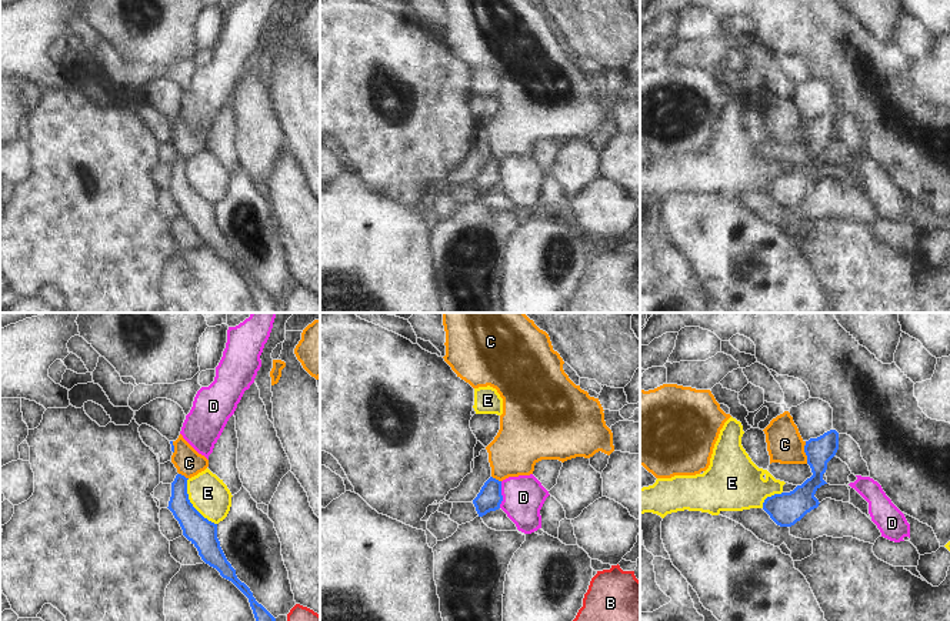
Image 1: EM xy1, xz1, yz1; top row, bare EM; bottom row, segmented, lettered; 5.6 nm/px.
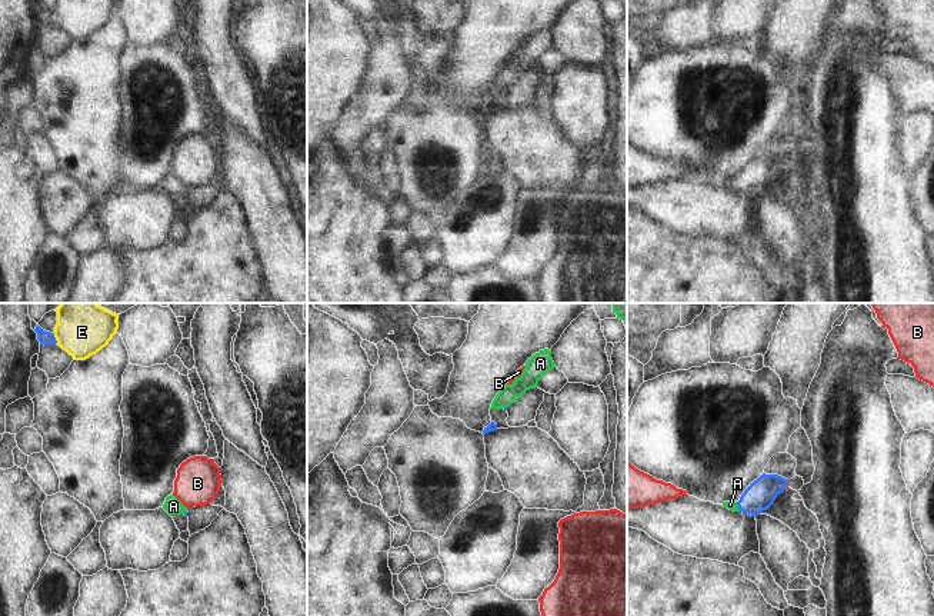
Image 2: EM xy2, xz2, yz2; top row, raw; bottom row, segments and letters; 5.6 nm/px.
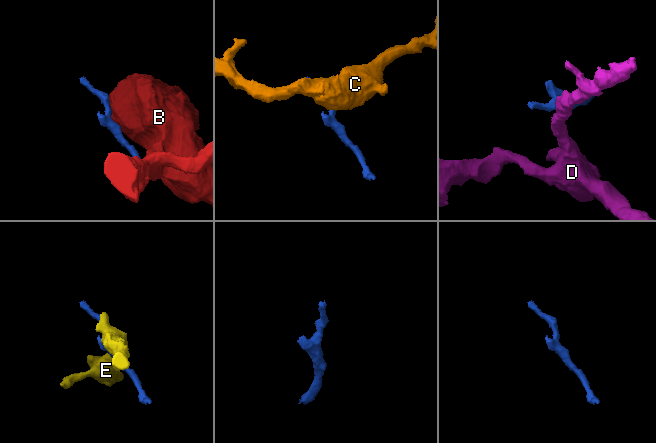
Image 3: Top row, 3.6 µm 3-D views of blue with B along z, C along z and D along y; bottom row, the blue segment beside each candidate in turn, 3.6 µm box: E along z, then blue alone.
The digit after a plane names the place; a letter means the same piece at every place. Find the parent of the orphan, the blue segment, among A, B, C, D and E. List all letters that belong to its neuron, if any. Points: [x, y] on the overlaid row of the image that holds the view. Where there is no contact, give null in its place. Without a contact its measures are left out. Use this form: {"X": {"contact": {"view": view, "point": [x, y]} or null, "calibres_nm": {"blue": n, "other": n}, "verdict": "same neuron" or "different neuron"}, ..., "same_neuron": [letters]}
{"A": {"contact": {"view": "yz2", "point": [737, 505]}, "calibres_nm": {"blue": 170, "other": 50}, "verdict": "same neuron"}, "B": {"contact": {"view": "yz2", "point": [786, 485]}, "calibres_nm": {"blue": 170, "other": 20}, "verdict": "different neuron"}, "C": {"contact": {"view": "yz1", "point": [804, 451]}, "calibres_nm": {"blue": 150, "other": 200}, "verdict": "different neuron"}, "D": {"contact": {"view": "xz1", "point": [500, 494]}, "calibres_nm": {"blue": 140, "other": 240}, "verdict": "different neuron"}, "E": {"contact": {"view": "xy1", "point": [192, 504]}, "calibres_nm": {"blue": 160, "other": 220}, "verdict": "different neuron"}, "same_neuron": ["A"]}

